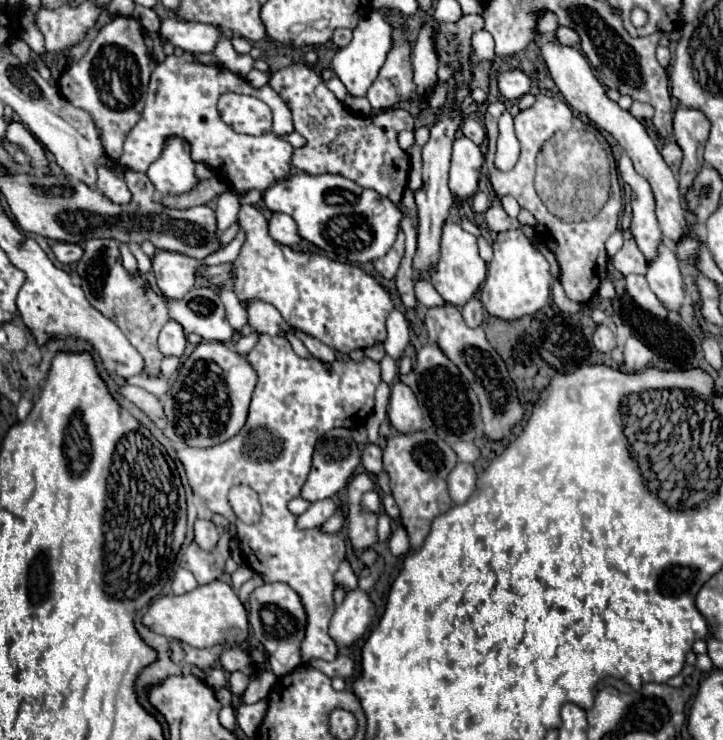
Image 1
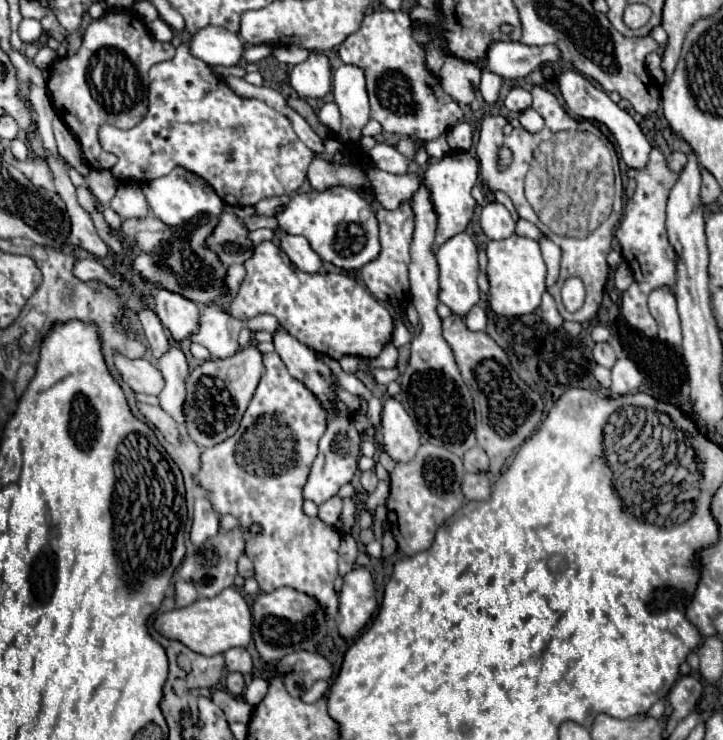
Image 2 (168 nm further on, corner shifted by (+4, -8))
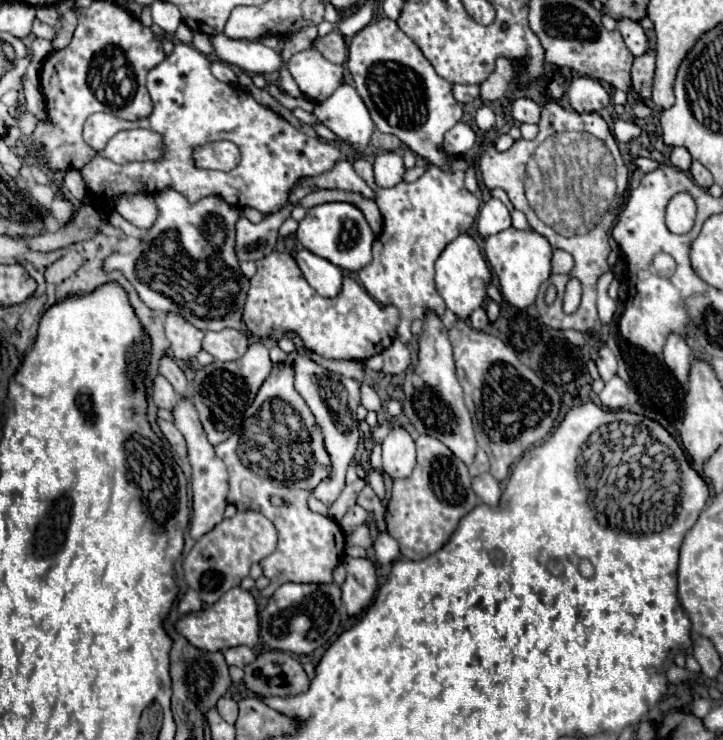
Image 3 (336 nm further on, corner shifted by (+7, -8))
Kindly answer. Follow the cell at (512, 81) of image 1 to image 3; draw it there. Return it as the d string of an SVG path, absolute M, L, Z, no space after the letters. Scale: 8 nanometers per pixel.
M516 98L512 102L512 116L516 122L538 122L540 106L530 98Z

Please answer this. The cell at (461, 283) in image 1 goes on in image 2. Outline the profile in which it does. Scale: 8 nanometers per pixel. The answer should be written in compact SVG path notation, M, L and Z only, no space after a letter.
M465 232L453 236L437 250L437 264L439 264L439 284L441 284L439 300L447 304L453 310L453 314L465 318L467 312L479 302L479 286L477 286L479 262L477 262L475 242Z

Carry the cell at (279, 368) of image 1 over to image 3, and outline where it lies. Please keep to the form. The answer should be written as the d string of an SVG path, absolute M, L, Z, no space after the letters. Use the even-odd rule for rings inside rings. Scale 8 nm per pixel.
M284 362L272 366L270 376L244 414L242 430L216 444L214 450L230 474L226 502L234 504L238 512L254 510L264 514L278 530L276 550L260 562L264 576L270 580L262 596L270 598L284 582L330 584L332 570L340 564L346 544L342 546L340 526L328 516L310 512L306 504L310 492L328 476L330 458L322 448L322 436L310 408L294 390L292 366ZM316 440L320 442L318 446ZM272 498L280 498L282 504L274 506Z

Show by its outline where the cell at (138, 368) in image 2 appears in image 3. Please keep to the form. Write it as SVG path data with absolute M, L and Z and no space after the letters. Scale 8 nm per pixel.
M158 374L152 380L152 398L154 398L156 406L168 408L168 410L178 402L178 394L174 392L174 388L170 386L170 382L162 374Z

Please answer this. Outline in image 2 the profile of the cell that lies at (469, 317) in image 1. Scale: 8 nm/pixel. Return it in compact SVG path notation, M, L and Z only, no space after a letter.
M473 306L471 312L465 316L465 324L471 330L485 330L485 326L487 326L487 314L485 314L485 310L481 306Z

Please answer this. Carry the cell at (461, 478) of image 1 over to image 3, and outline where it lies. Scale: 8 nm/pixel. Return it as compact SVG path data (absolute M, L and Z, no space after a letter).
M488 472L472 478L472 490L476 492L478 500L488 506L496 506L500 500L500 494L502 494L500 484Z

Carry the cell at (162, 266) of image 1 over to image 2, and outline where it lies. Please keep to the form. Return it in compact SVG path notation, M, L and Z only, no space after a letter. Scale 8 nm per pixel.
M159 290L153 300L153 308L175 342L191 338L199 332L199 306L191 304L191 300L183 300L183 296Z

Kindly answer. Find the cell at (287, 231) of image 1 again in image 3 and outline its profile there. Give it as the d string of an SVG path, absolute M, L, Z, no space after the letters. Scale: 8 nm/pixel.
M306 248L296 252L296 262L308 280L308 284L324 298L332 298L340 292L342 286L342 270L332 262L308 252Z

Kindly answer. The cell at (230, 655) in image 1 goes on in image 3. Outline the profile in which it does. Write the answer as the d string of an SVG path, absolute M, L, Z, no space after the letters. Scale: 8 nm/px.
M236 646L236 648L228 648L224 650L224 658L228 662L228 666L238 666L244 668L246 664L250 664L256 656L248 646Z

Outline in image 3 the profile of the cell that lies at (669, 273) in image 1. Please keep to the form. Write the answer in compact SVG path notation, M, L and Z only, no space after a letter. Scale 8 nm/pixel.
M674 332L668 334L664 350L662 350L662 358L664 358L666 366L676 374L680 384L684 384L688 380L690 354L692 354L692 350L688 348L688 344L682 336L676 336Z

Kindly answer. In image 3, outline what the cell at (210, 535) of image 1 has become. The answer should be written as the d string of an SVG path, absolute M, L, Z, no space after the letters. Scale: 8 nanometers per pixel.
M180 398L176 408L172 408L174 424L182 432L188 444L188 460L192 466L192 520L190 520L190 536L198 540L208 534L220 520L224 518L226 508L226 492L228 492L228 472L224 462L214 454L214 446L206 440L206 432L198 420L198 412L190 398Z

